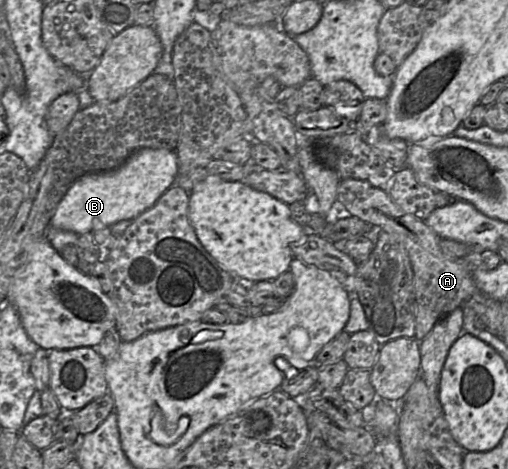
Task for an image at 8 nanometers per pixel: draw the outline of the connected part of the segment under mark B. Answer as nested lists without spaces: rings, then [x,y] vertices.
[[[139,149],[116,170],[88,173],[75,181],[56,207],[49,226],[82,235],[110,228],[121,220],[134,220],[175,184],[177,174],[178,158],[174,150]]]

